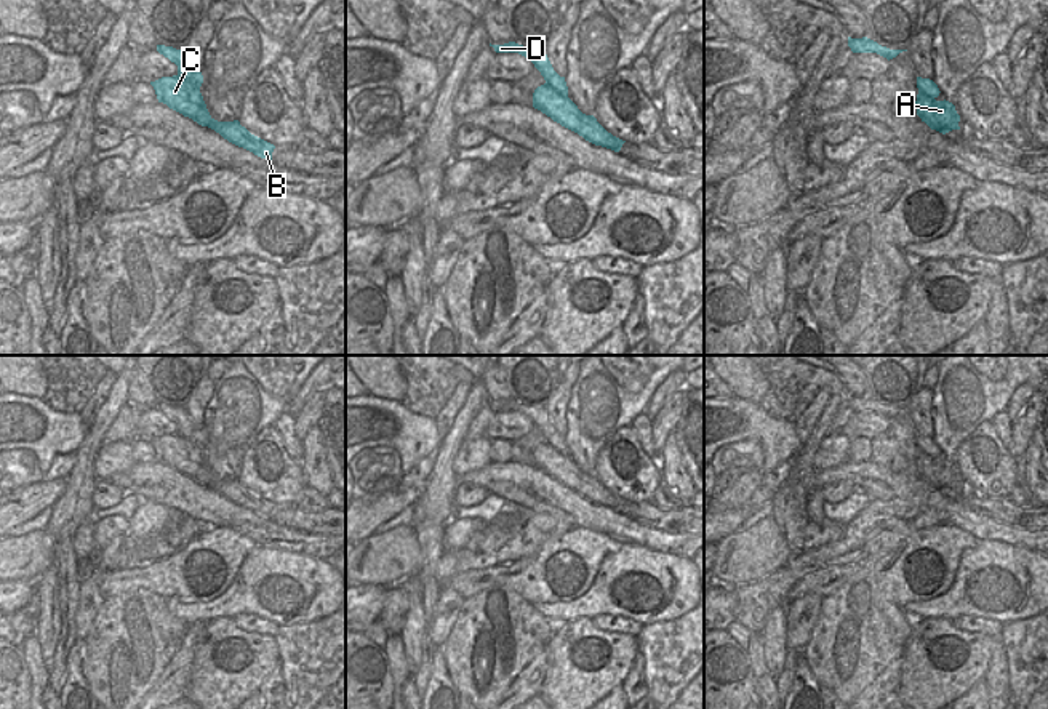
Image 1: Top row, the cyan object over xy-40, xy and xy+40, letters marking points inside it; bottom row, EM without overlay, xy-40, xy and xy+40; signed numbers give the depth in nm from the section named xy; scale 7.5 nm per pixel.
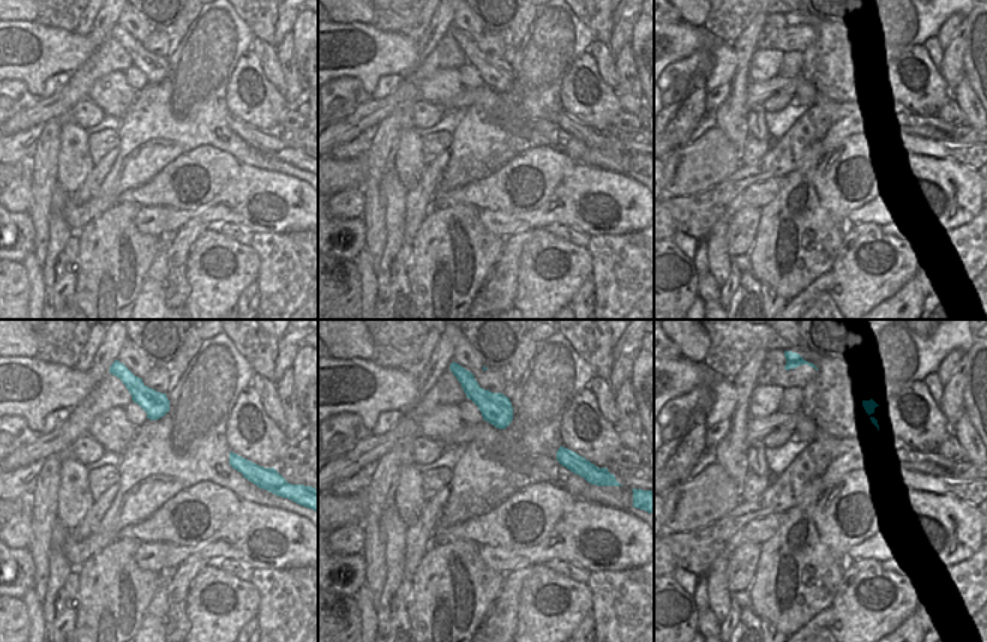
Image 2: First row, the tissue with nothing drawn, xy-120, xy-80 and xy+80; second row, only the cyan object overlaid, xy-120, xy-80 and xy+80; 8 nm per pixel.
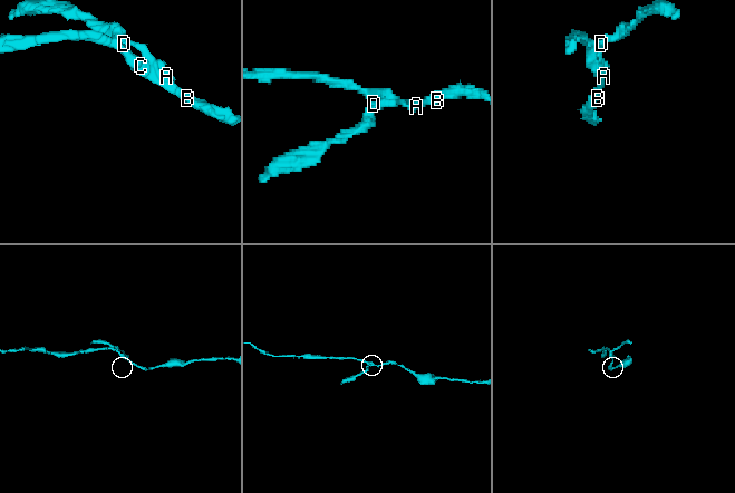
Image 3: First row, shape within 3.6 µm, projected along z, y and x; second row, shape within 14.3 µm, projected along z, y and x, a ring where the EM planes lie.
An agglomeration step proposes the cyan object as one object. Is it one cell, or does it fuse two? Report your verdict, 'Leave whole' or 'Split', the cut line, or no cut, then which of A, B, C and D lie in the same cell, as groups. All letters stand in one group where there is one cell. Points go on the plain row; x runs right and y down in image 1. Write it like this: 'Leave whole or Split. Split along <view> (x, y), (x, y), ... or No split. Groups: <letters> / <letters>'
Split. Split along xy-40 (178, 431), (199, 448). Groups: A B C / D

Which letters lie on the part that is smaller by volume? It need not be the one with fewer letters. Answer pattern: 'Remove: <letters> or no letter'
Remove: D

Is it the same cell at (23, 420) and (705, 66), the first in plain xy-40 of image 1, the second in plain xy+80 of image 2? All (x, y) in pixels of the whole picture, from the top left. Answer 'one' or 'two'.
two

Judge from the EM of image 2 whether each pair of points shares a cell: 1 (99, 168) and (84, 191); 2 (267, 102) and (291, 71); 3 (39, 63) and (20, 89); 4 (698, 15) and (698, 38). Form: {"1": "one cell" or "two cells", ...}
{"1": "one cell", "2": "two cells", "3": "two cells", "4": "two cells"}

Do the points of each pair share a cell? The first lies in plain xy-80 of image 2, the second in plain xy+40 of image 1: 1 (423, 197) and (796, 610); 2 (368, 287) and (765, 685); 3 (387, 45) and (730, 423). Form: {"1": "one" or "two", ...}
{"1": "one", "2": "two", "3": "one"}

